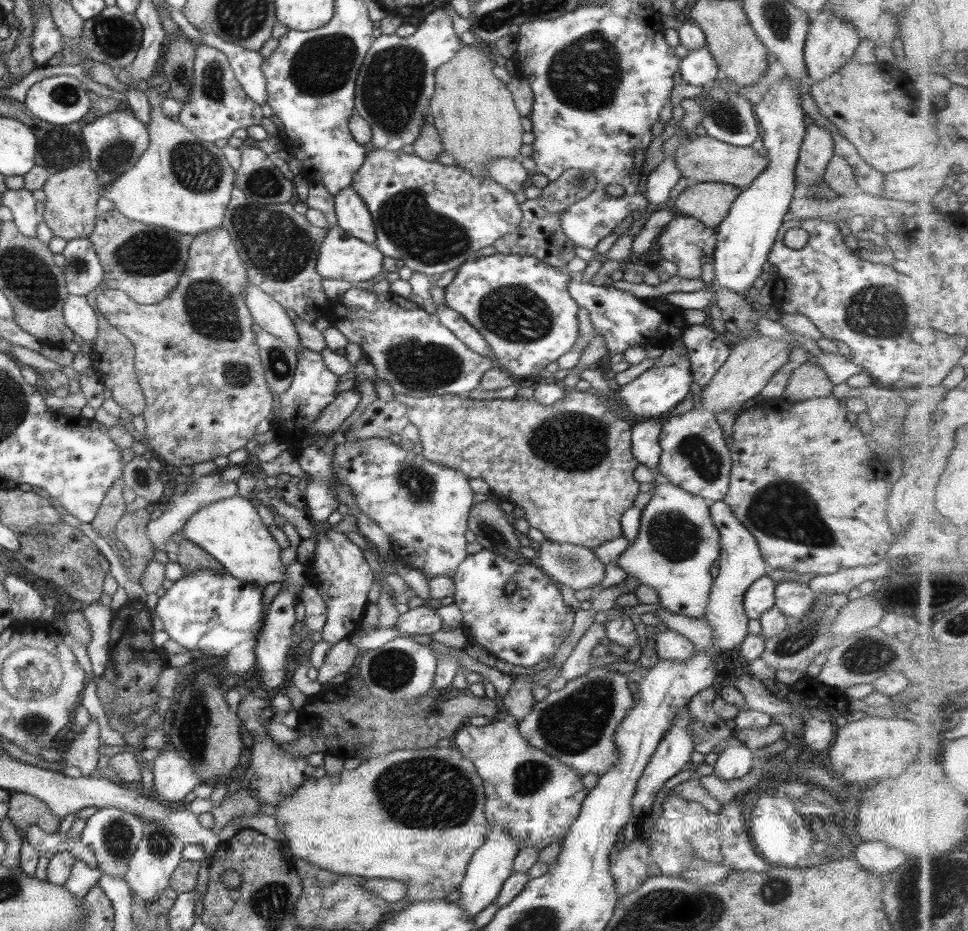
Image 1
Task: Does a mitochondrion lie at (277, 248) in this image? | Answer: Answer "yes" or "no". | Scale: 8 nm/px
yes

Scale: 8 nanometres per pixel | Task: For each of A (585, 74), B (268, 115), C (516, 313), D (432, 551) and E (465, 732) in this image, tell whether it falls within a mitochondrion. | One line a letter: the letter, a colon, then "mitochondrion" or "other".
A: mitochondrion
B: other
C: mitochondrion
D: other
E: other

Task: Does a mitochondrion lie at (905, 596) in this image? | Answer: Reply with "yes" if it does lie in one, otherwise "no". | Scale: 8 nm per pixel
no

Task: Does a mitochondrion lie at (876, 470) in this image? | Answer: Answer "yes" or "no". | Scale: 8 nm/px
no

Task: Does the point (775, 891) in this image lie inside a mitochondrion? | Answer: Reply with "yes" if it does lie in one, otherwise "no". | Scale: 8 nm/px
yes

